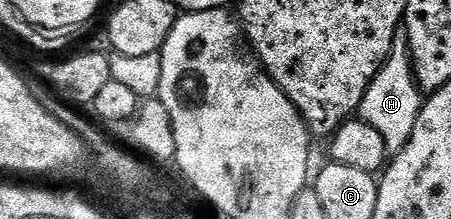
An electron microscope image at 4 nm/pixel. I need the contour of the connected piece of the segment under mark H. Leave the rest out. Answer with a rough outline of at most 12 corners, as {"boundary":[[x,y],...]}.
{"boundary":[[398,33],[358,115],[387,151],[414,133],[422,92]]}

